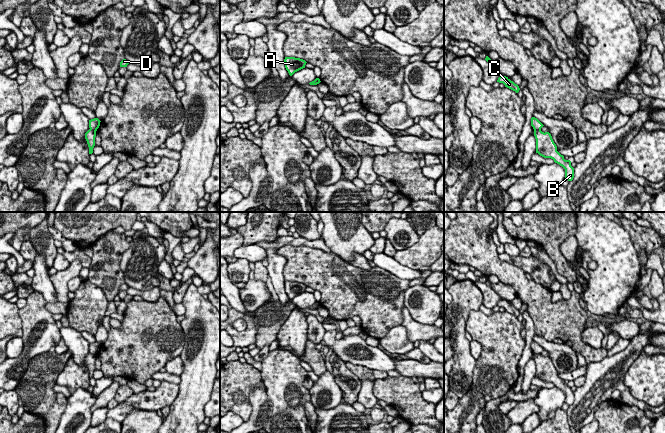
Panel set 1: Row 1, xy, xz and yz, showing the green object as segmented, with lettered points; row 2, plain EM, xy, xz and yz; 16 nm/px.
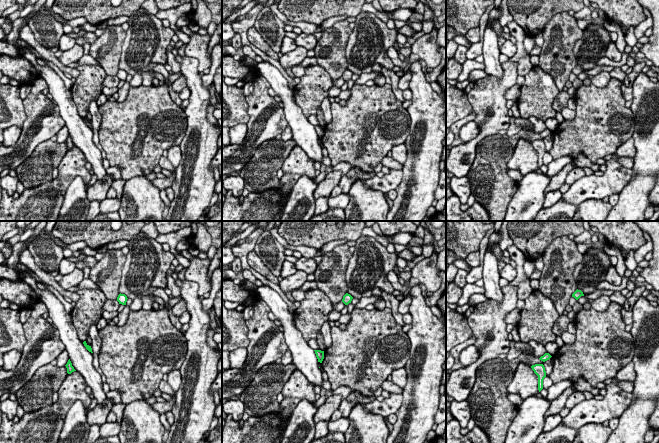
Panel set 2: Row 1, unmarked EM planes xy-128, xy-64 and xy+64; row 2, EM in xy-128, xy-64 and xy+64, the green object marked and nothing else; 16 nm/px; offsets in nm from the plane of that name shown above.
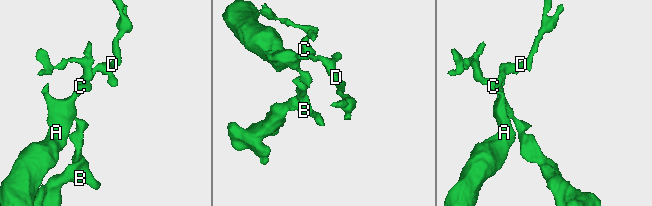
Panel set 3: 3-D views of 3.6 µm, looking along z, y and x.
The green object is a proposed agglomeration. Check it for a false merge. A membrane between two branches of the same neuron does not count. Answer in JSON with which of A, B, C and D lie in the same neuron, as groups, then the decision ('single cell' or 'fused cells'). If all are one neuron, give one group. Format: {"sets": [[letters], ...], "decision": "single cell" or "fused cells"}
{"sets": [["A", "C", "D"], ["B"]], "decision": "fused cells"}

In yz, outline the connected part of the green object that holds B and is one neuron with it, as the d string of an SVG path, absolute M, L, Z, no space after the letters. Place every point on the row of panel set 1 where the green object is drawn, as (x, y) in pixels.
M534 130L536 139L536 153L544 158L551 158L555 163L559 164L565 169L565 179L572 181L574 178L574 168L571 166L570 160L565 160L564 156L557 151L557 146L554 143L549 132L542 132L541 130Z

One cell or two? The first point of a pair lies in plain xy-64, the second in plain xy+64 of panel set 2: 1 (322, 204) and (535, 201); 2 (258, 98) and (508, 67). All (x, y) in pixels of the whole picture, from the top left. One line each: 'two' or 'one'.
1: two
2: one

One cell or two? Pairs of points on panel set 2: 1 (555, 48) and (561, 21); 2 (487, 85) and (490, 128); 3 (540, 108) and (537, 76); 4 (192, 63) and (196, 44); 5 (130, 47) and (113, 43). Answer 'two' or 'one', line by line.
1: one
2: one
3: one
4: two
5: two

